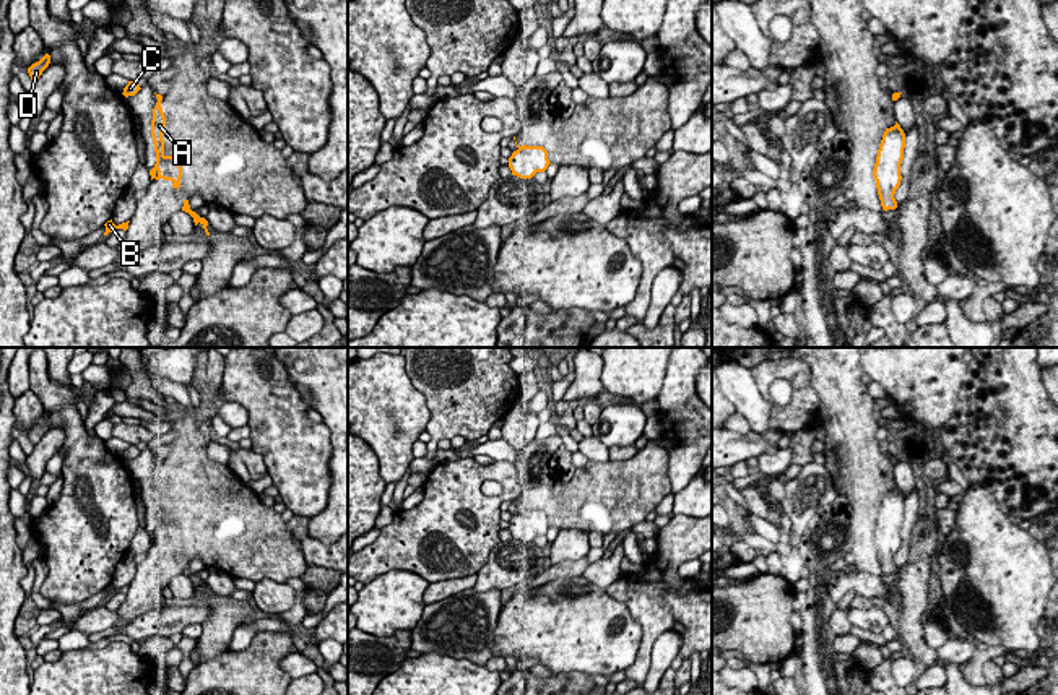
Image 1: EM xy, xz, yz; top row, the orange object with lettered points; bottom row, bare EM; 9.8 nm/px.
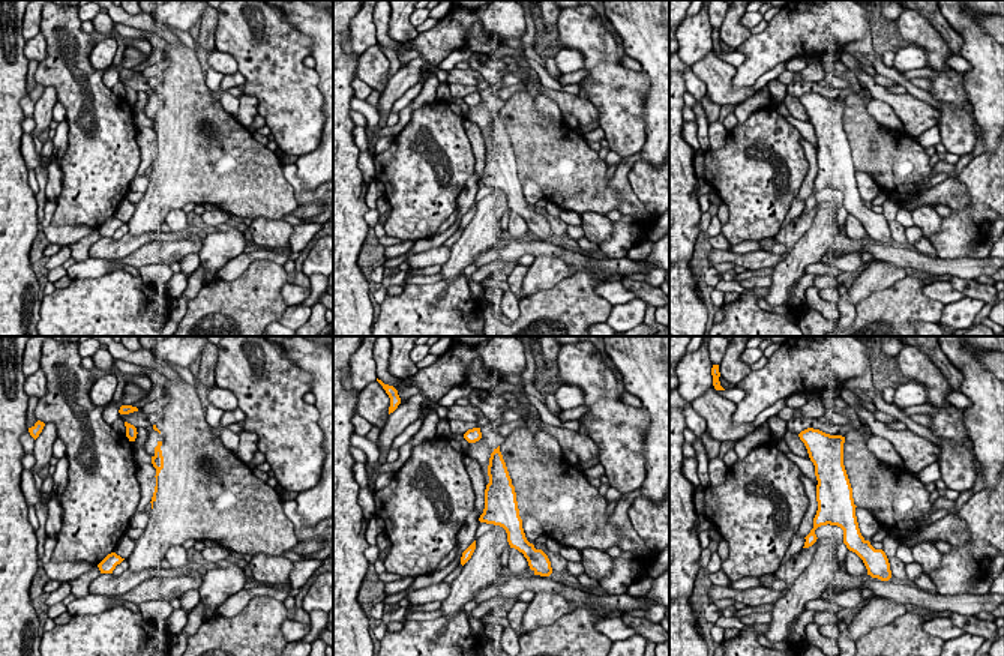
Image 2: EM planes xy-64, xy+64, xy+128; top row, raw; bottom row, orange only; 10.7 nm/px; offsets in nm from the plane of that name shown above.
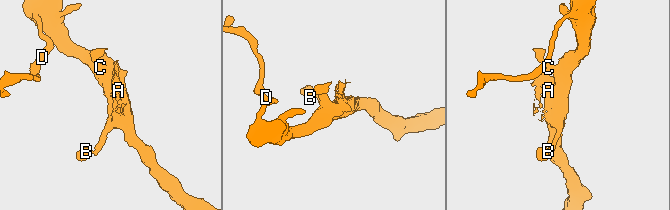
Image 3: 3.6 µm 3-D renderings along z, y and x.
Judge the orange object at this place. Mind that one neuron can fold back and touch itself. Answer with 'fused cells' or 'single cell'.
fused cells

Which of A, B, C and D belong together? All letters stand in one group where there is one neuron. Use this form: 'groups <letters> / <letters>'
groups A / B C D

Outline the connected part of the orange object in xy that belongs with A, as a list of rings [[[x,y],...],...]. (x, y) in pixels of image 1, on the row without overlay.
[[[156,458],[156,461],[158,461],[158,466],[156,466],[156,471],[153,473],[153,484],[151,484],[151,500],[154,505],[156,528],[150,534],[150,539],[151,539],[151,544],[153,542],[171,544],[171,539],[164,533],[164,524],[167,523],[167,520],[164,518],[164,503],[163,503],[163,494],[166,490],[166,481],[161,471],[163,460]]]

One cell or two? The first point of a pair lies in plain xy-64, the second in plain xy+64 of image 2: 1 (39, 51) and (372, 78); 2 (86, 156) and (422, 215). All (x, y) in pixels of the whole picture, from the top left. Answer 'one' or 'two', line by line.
1: one
2: one

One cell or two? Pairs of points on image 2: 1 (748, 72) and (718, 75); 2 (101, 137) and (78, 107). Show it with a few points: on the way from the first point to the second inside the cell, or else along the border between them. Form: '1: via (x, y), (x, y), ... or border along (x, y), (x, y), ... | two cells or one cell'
1: border along (736, 68), (733, 84), (736, 87), (751, 86) | two cells
2: via (96, 129), (86, 114) | one cell

